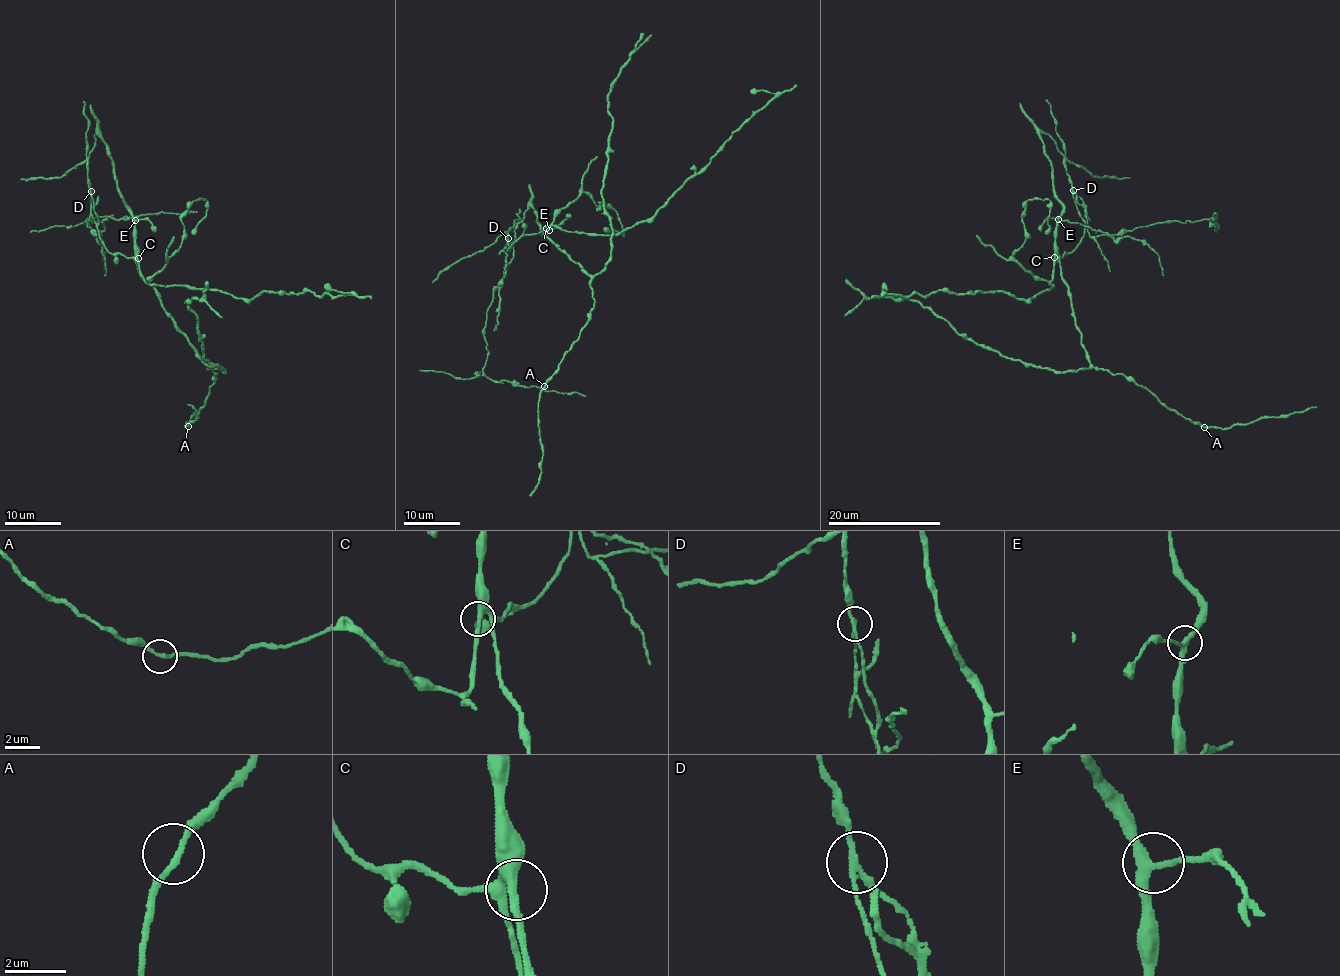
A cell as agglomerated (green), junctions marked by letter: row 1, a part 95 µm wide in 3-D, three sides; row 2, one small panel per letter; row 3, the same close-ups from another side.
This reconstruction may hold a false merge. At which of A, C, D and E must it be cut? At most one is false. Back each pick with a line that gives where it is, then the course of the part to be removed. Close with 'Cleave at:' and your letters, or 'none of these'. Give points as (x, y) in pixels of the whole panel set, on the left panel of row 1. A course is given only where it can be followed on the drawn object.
D: place (91, 191); course (91, 191), (91, 209), (100, 237), (87, 221), (99, 217), (128, 219), (148, 214), (197, 211)
Cleave at: D

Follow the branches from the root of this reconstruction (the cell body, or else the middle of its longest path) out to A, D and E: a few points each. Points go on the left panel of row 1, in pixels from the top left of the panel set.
A: (156, 293), (174, 326), (185, 336), (196, 354), (217, 374), (206, 401), (188, 426)
D: (156, 293), (140, 276), (137, 263), (132, 257), (110, 253), (105, 246), (98, 233), (91, 191)
E: (156, 293), (140, 276), (136, 262), (135, 220)

